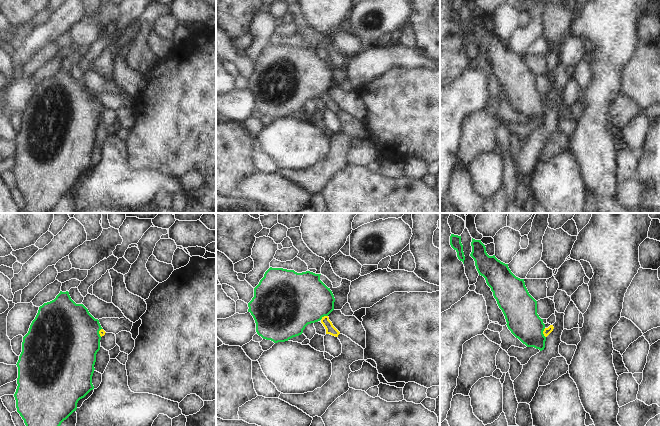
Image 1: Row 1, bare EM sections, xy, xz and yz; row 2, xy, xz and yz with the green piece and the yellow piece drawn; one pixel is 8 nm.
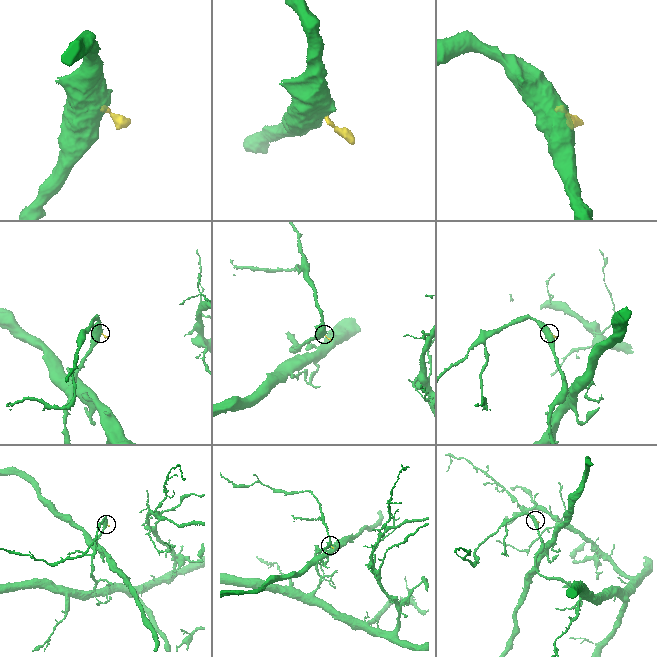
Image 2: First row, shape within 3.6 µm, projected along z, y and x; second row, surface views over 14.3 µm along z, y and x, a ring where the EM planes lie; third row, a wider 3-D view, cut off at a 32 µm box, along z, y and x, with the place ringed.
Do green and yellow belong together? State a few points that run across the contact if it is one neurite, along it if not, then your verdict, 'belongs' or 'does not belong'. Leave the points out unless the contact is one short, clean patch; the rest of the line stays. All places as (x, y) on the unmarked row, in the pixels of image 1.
line yz (520, 87), (542, 109), (547, 107); belongs

